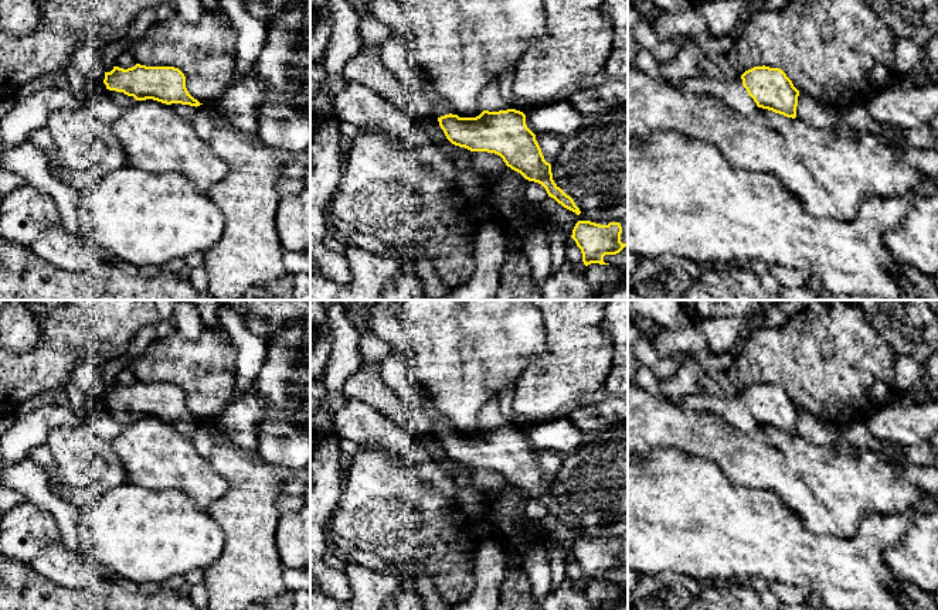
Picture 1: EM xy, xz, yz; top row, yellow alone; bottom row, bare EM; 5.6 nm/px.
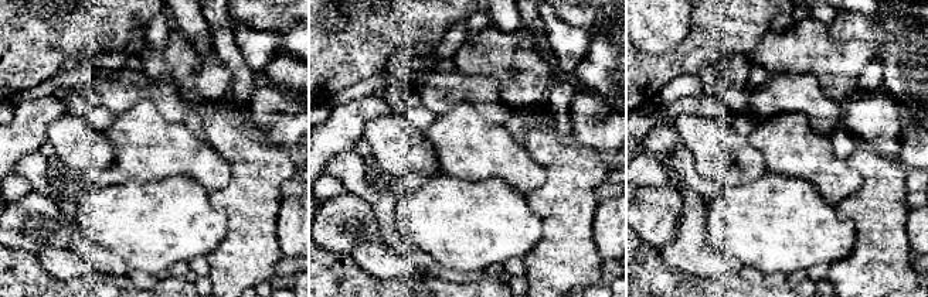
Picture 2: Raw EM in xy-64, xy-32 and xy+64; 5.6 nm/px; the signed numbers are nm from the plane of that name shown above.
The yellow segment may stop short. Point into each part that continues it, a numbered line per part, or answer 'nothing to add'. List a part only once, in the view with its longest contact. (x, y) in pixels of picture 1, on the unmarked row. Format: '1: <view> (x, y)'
1: yz (731, 408)

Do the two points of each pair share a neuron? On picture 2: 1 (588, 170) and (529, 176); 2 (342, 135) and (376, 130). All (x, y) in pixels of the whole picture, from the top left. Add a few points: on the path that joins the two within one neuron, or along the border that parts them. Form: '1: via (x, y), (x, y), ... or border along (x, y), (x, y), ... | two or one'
1: border along (526, 147), (544, 170), (546, 180), (524, 195) | two
2: border along (390, 112), (371, 118), (366, 123), (361, 137) | two

